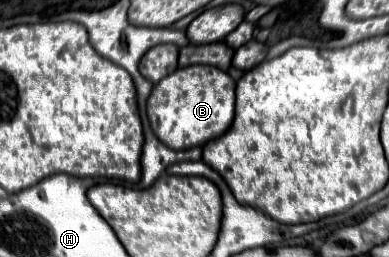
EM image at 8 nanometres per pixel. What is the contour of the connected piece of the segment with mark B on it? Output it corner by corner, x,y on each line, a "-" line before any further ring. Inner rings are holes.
185,66
159,84
147,100
147,116
157,138
173,150
185,150
209,142
227,132
235,116
235,80
215,66

